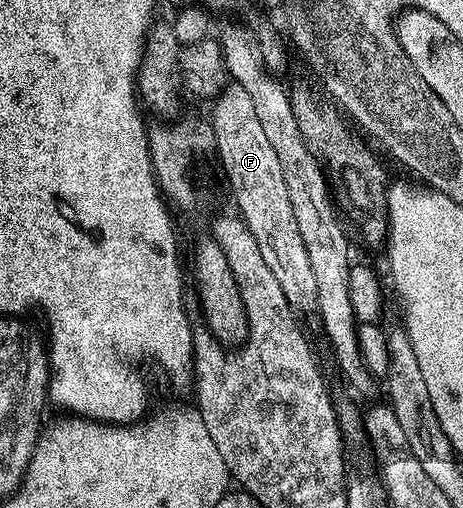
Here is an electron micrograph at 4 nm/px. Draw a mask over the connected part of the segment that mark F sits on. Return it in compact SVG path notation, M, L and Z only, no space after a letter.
M227 84L220 89L214 99L215 111L209 121L210 133L215 136L214 149L219 150L219 162L223 165L223 174L231 185L231 194L235 197L238 217L253 232L253 240L257 240L257 248L261 248L261 256L273 276L277 276L277 284L281 284L281 292L285 292L285 300L292 311L311 310L317 296L317 280L313 280L313 267L309 265L309 252L305 252L305 240L301 240L301 232L297 228L297 216L293 212L293 204L289 201L289 188L285 188L285 176L281 172L281 164L268 138L257 121L257 112L253 112L253 100L249 100L249 92L238 84Z

